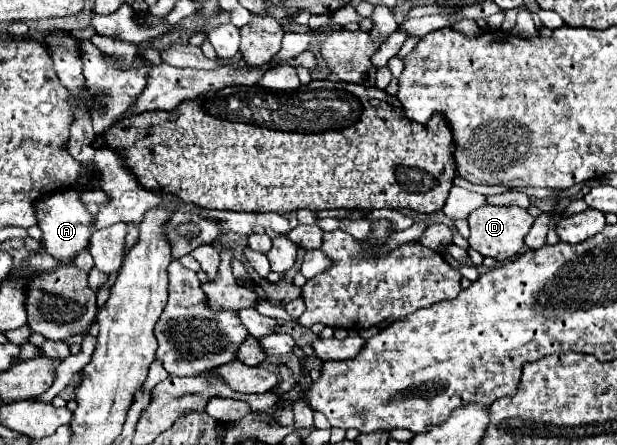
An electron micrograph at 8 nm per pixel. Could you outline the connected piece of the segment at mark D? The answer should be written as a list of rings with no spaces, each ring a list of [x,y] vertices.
[[[483,205],[469,215],[469,227],[471,227],[471,249],[483,253],[485,257],[495,257],[497,261],[507,261],[515,255],[519,255],[525,249],[525,237],[531,231],[535,223],[535,217],[529,215],[527,209],[511,205],[511,207],[493,207]]]

